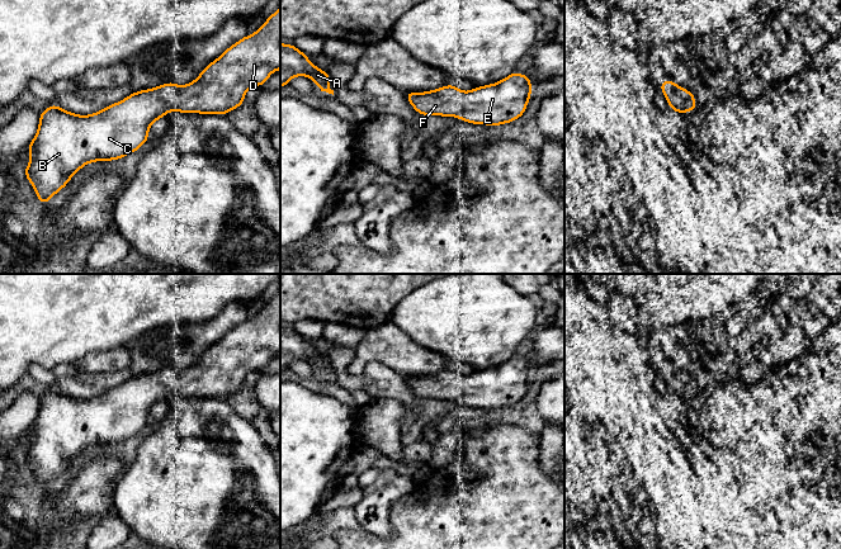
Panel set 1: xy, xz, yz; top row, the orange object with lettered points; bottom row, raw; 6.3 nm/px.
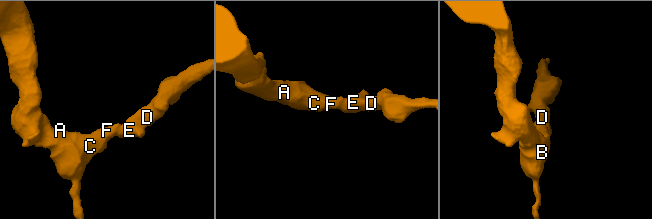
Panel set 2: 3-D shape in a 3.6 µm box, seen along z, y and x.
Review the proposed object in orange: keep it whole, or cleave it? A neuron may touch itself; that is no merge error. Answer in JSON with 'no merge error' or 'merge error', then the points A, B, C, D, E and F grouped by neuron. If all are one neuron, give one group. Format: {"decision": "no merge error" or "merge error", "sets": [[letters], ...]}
{"decision": "no merge error", "sets": [["A", "B", "C", "D", "E", "F"]]}

